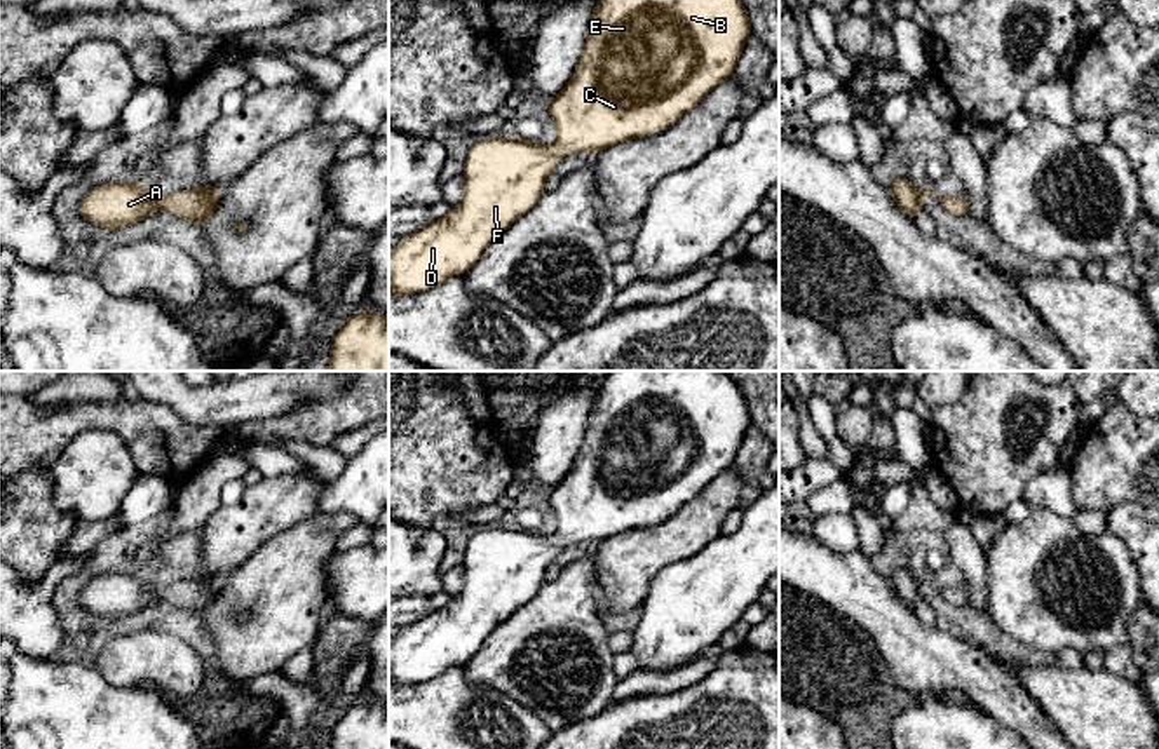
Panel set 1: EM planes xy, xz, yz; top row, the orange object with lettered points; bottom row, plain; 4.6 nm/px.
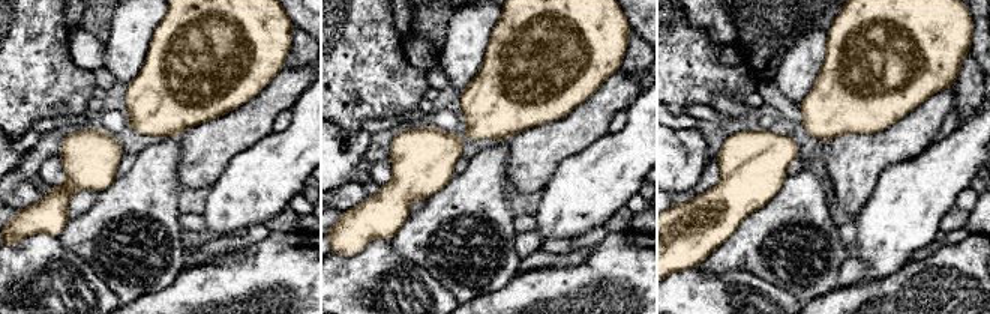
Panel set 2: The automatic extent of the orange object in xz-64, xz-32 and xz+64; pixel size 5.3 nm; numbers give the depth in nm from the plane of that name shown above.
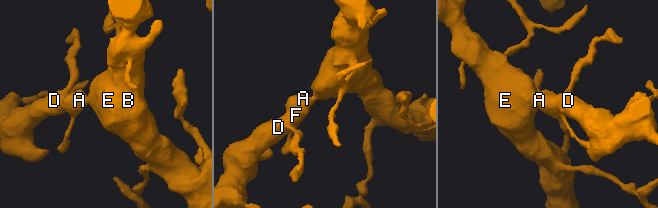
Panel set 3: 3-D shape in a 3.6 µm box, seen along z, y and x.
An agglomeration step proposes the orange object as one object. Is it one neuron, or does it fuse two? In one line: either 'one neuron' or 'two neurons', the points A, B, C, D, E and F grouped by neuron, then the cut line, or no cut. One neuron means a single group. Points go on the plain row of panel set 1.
one neuron | A B C D E F | no cut

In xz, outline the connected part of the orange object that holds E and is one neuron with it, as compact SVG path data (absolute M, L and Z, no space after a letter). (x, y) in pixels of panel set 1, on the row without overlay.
M612 371L591 406L580 451L568 474L547 493L556 514L556 533L540 535L512 524L485 528L471 536L464 556L464 589L439 610L401 627L389 643L389 686L430 681L451 665L472 658L488 634L525 606L542 587L544 573L561 547L575 542L593 545L613 535L659 524L692 502L723 470L751 427L751 413L739 385L725 371Z

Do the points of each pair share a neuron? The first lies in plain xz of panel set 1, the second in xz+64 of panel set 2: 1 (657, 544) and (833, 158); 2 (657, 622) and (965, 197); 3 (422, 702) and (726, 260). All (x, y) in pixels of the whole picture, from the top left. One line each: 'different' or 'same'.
1: same
2: different
3: different

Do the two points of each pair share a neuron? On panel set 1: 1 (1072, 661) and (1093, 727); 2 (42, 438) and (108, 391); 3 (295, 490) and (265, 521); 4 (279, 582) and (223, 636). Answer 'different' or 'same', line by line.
1: different
2: different
3: same
4: same

